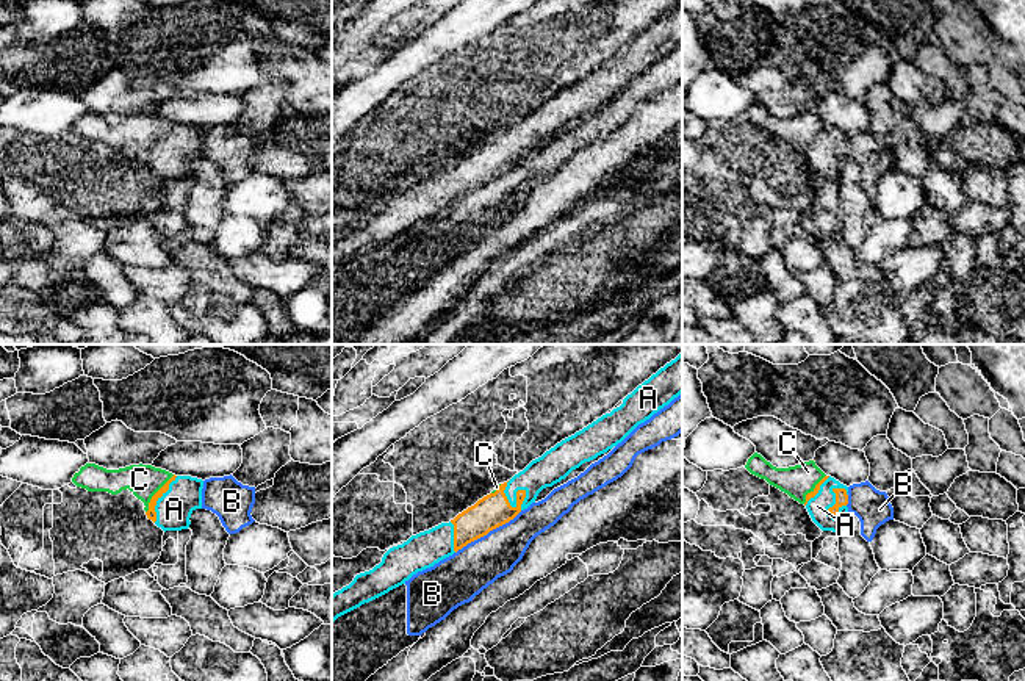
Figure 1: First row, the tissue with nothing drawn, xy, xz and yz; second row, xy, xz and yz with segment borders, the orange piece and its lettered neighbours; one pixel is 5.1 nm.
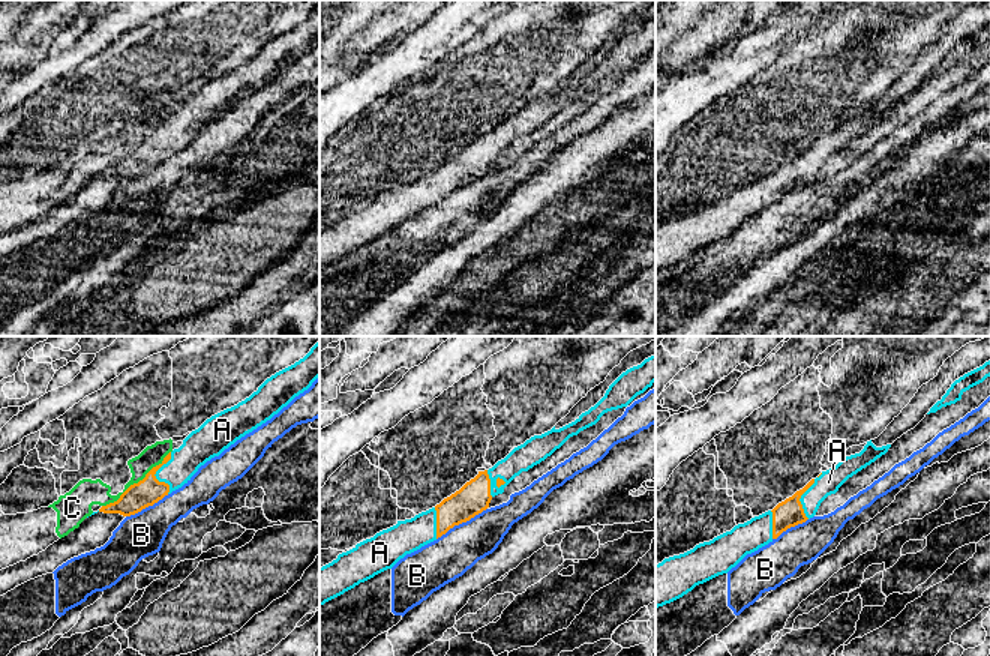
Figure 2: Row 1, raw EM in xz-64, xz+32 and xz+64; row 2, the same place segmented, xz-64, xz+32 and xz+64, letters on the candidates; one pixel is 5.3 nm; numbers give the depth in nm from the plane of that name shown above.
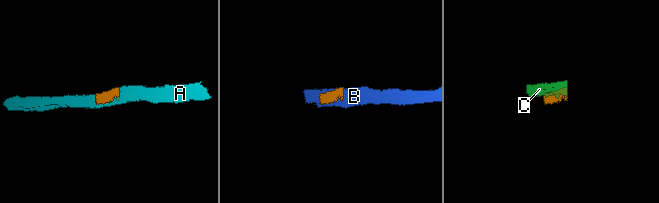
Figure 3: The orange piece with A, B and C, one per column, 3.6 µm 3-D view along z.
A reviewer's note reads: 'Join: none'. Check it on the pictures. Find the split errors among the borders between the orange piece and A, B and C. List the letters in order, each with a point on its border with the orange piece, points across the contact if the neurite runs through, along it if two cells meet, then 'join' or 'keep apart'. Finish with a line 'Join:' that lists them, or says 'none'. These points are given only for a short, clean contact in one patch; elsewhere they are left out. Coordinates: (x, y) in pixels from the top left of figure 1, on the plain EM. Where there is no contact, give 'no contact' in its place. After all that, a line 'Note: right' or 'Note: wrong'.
A: contact xz (517, 149); join
B: contact xz (489, 180); border xz (521, 160), (468, 191), (456, 202); keep apart
C: contact xy (155, 143); border xy (174, 124), (152, 146), (146, 162); keep apart
Join: A
Note: wrong

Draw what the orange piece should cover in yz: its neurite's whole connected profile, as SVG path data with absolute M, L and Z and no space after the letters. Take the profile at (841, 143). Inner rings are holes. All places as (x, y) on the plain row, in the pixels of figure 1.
M825 125L806 144L806 158L822 180L837 182L842 168L848 163L848 136L831 125Z

